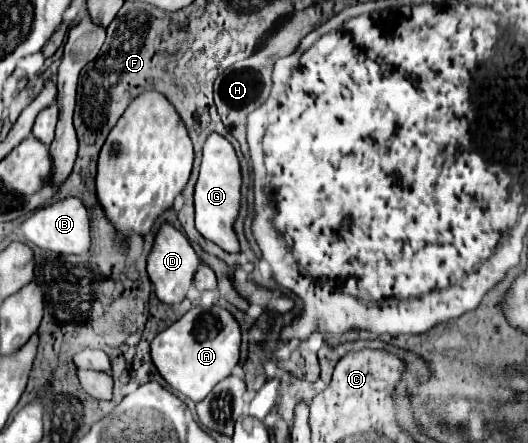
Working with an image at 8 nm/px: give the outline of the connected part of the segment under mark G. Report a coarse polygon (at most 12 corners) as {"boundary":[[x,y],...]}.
{"boundary":[[216,132],[202,148],[194,192],[196,230],[240,252],[232,224],[240,164]]}

